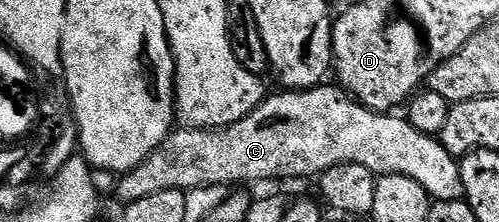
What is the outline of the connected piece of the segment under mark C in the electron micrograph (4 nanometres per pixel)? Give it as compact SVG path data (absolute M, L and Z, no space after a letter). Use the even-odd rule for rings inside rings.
M322 85L320 87L312 87L309 91L286 91L282 90L281 95L273 95L266 98L259 106L254 107L253 111L247 117L243 117L239 121L235 121L230 127L219 127L216 129L177 129L168 135L159 145L159 149L155 149L155 153L151 153L151 157L147 157L147 161L143 161L134 171L126 171L120 176L121 184L117 187L117 195L122 199L122 204L128 205L139 201L143 197L151 197L151 193L163 193L164 191L184 191L186 193L193 191L196 187L228 187L232 188L233 183L241 183L237 185L249 185L245 183L261 183L264 179L309 179L312 177L320 177L323 172L332 167L338 167L344 163L354 163L361 165L367 169L371 169L374 176L383 175L402 175L403 177L411 177L411 181L419 181L419 185L423 185L423 189L429 194L430 200L446 203L452 199L461 199L463 195L463 181L461 180L460 162L451 154L447 153L440 138L432 135L424 135L419 133L419 129L415 129L409 123L408 118L397 116L397 113L378 113L368 111L362 107L360 103L354 101L350 96L341 90L340 86Z

